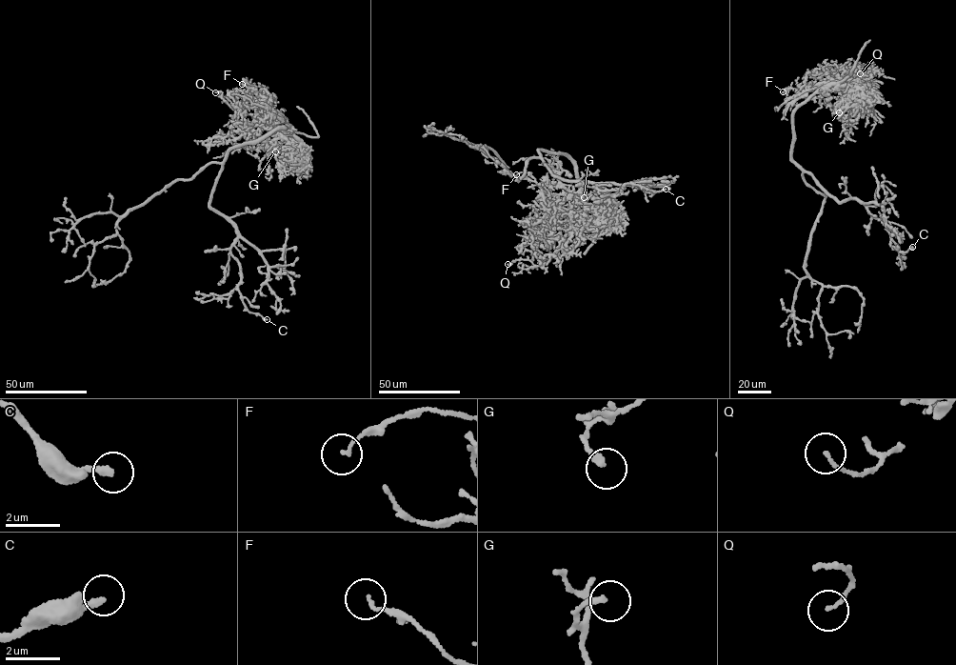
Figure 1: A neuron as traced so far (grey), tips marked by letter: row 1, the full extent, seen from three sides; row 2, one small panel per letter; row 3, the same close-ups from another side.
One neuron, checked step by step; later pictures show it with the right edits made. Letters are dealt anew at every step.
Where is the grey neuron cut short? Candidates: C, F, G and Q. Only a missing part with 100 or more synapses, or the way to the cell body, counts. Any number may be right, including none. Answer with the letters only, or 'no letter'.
no letter

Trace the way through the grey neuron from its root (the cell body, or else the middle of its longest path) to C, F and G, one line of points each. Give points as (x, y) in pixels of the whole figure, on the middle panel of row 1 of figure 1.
C: (540, 156), (552, 175), (589, 182), (601, 191), (619, 190), (630, 182), (658, 191), (666, 189)
F: (540, 156), (543, 151), (571, 158), (579, 190), (571, 205), (547, 206), (534, 178), (516, 174)
G: (540, 156), (540, 151), (567, 154), (572, 160), (585, 200), (602, 207), (584, 203), (584, 197)

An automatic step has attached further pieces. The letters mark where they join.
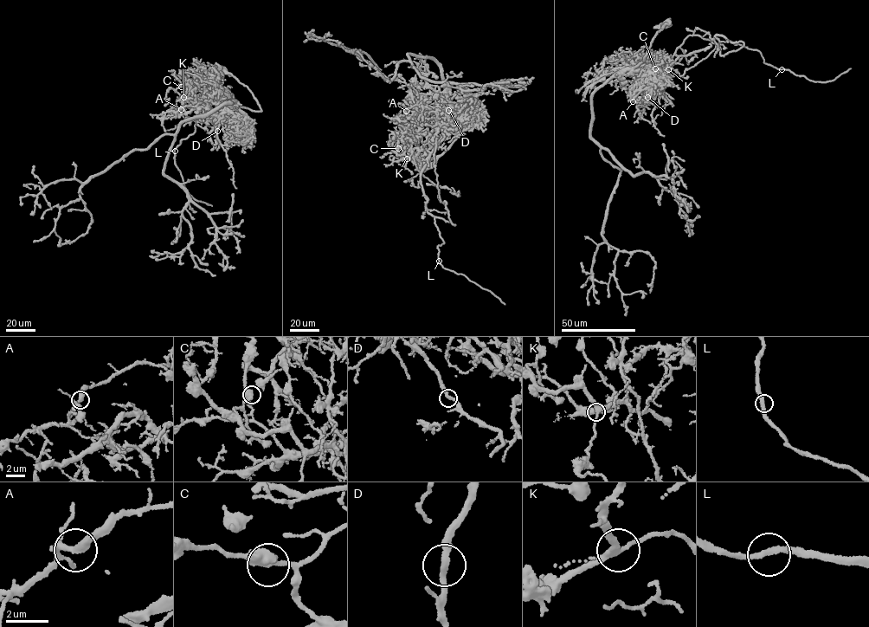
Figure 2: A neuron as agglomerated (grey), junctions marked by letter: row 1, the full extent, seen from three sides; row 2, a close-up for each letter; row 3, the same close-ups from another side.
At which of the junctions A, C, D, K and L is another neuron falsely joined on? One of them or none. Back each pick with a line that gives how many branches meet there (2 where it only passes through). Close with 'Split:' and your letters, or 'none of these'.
A: Branches: 2
Split: A

